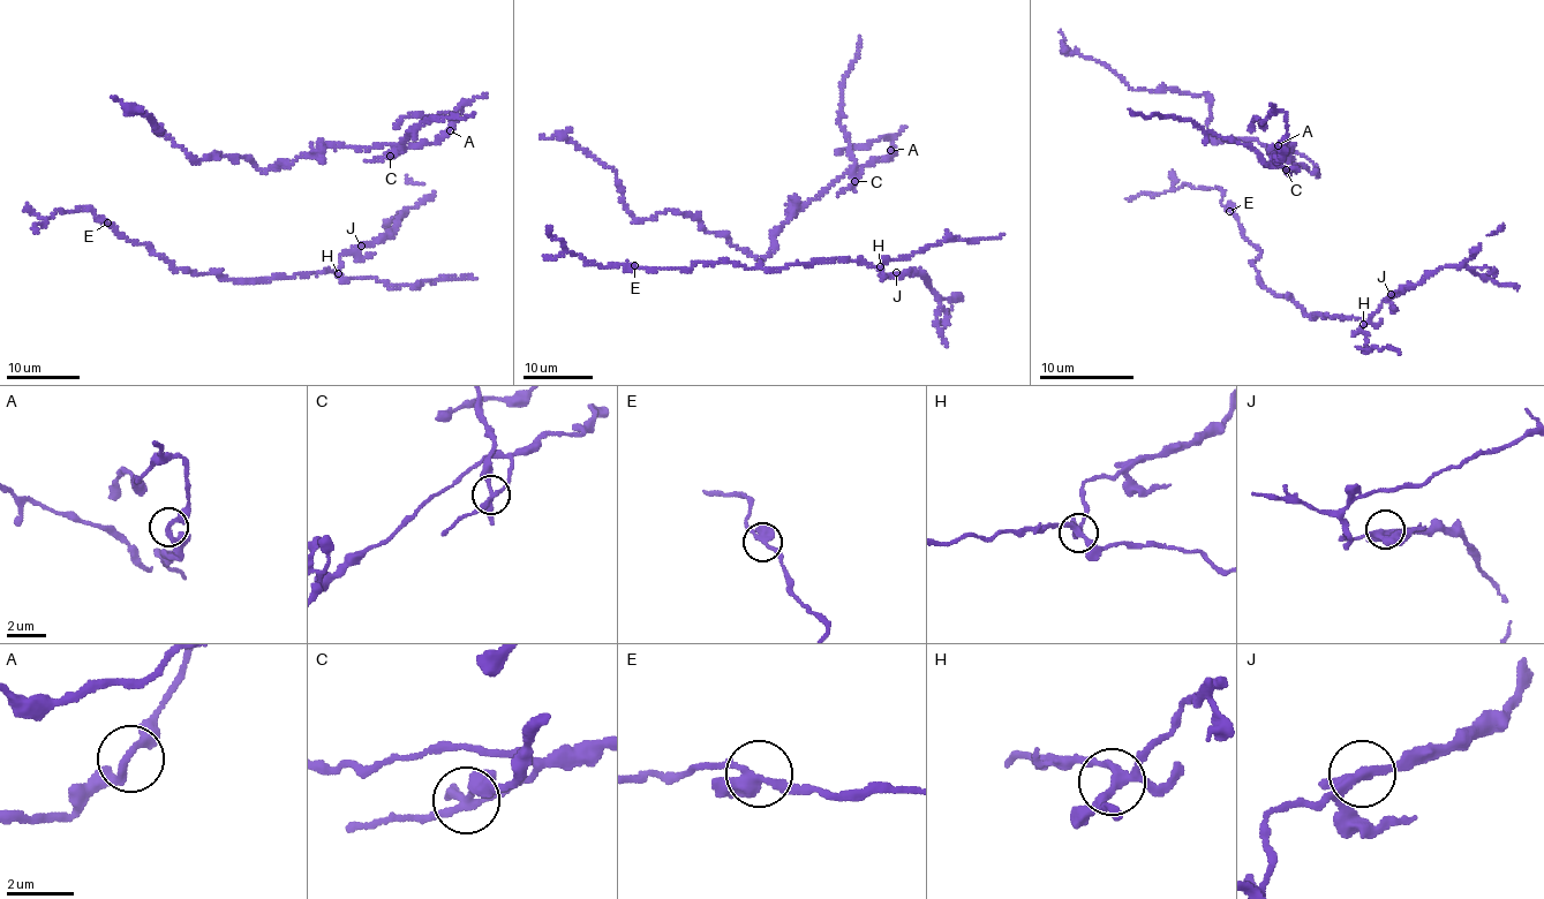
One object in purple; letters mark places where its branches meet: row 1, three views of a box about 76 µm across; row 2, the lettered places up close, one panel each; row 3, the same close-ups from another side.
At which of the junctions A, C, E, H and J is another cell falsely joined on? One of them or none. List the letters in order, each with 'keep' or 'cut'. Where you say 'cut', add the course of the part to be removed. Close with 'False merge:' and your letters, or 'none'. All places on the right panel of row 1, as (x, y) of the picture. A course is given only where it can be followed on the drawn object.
A: keep
C: cut; foreign part runs (1286, 170), (1270, 168), (1242, 144), (1203, 130), (1190, 120), (1135, 115), (1128, 108)
E: keep
H: keep
J: keep
False merge: C

